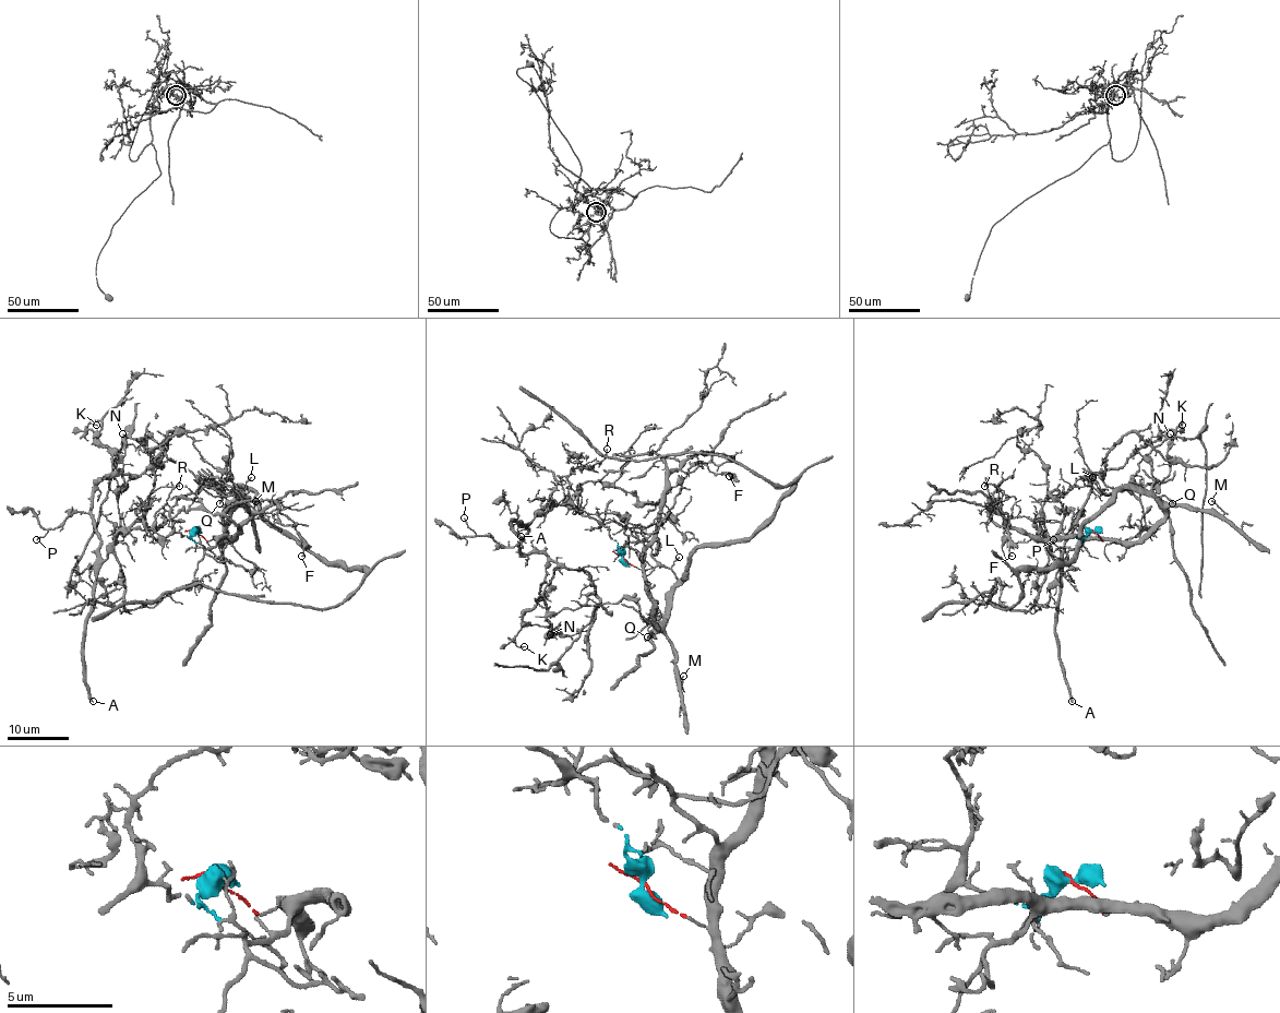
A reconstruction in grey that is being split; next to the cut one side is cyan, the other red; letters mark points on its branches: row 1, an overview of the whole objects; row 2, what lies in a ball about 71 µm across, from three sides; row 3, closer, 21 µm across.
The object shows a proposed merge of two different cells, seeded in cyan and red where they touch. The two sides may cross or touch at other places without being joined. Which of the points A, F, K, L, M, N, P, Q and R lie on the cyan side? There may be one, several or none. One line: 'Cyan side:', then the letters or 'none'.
Cyan side: A, K, N, P, R

